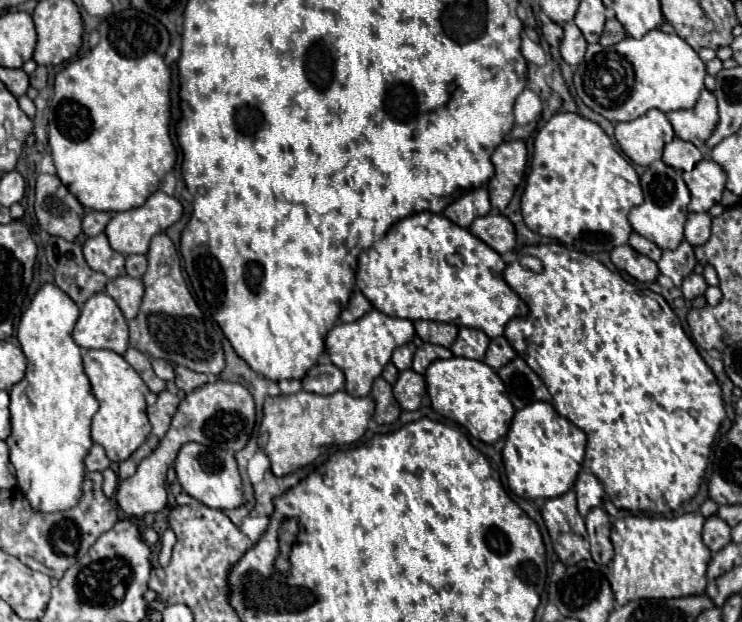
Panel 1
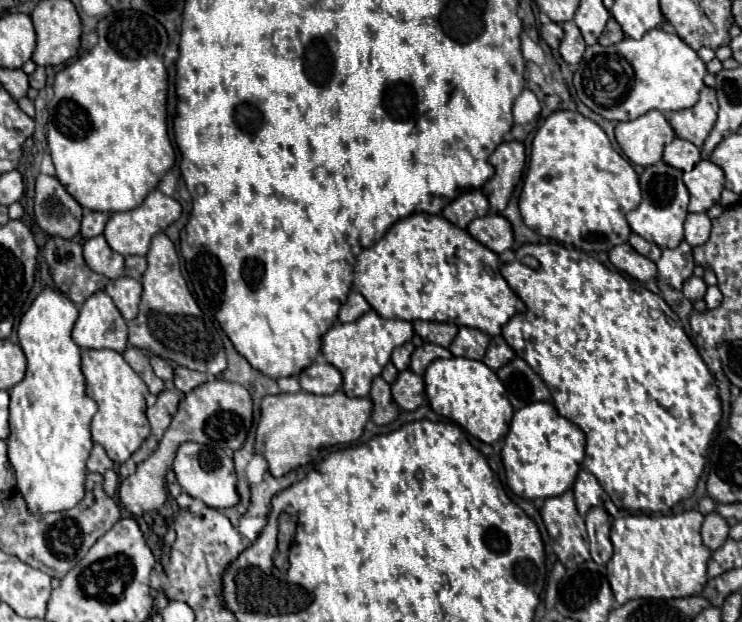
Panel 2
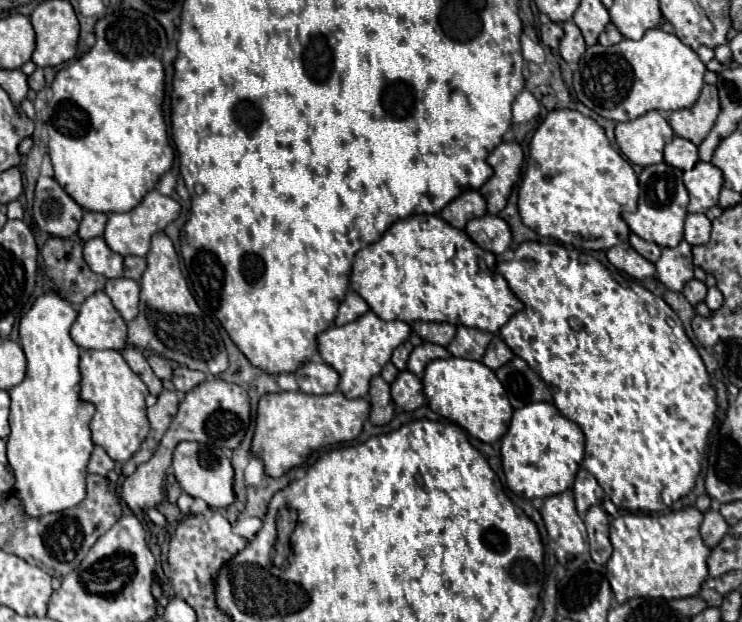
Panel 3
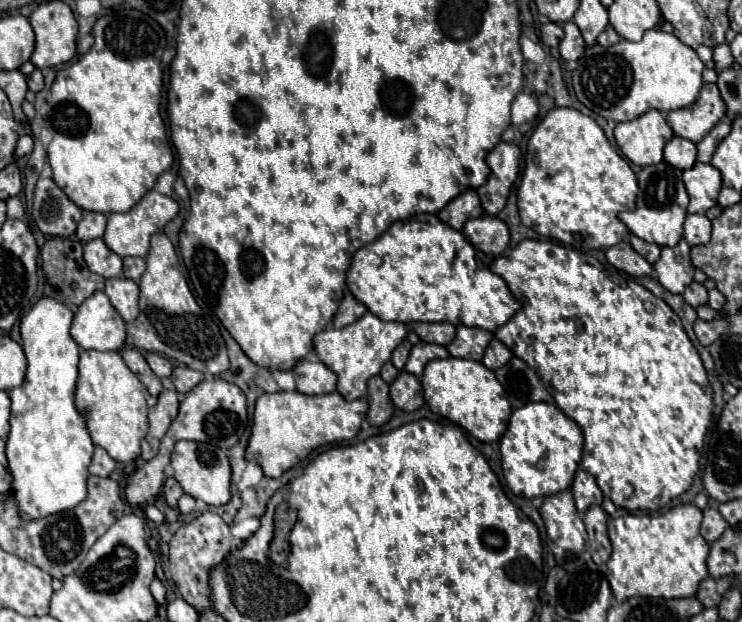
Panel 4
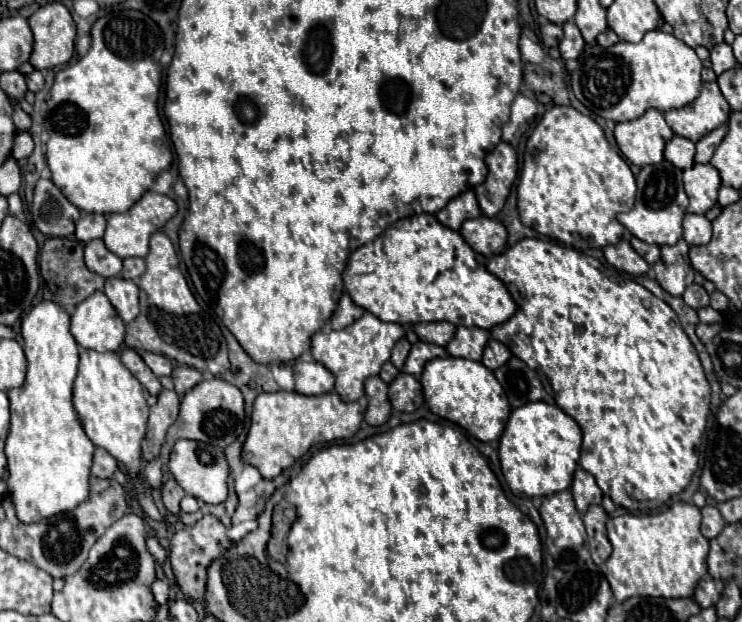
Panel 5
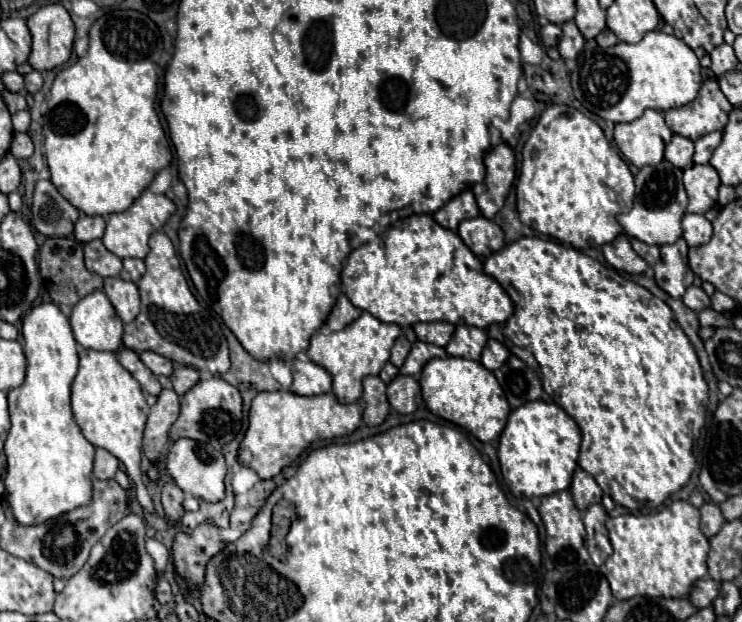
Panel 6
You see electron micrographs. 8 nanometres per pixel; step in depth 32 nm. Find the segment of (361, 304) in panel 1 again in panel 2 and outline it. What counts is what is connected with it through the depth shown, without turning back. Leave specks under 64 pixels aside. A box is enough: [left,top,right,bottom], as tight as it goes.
[338,290,370,322]

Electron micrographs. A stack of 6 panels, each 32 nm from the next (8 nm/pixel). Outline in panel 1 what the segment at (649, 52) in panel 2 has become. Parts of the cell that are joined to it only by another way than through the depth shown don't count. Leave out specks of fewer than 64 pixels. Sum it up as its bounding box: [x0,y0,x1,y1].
[574,28,706,122]

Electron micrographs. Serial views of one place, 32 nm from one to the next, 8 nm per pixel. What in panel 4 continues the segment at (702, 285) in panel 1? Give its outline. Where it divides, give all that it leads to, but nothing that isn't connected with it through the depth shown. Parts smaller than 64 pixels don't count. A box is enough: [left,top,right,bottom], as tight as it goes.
[684,282,708,308]

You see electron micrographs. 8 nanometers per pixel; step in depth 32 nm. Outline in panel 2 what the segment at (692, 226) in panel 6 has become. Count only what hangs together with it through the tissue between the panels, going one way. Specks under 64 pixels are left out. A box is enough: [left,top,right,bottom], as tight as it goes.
[684,214,710,246]

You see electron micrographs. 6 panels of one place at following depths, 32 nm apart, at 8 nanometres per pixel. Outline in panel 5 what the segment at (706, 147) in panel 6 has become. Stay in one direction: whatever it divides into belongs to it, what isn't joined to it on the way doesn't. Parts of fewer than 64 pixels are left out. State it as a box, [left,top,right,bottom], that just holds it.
[694,126,726,164]

